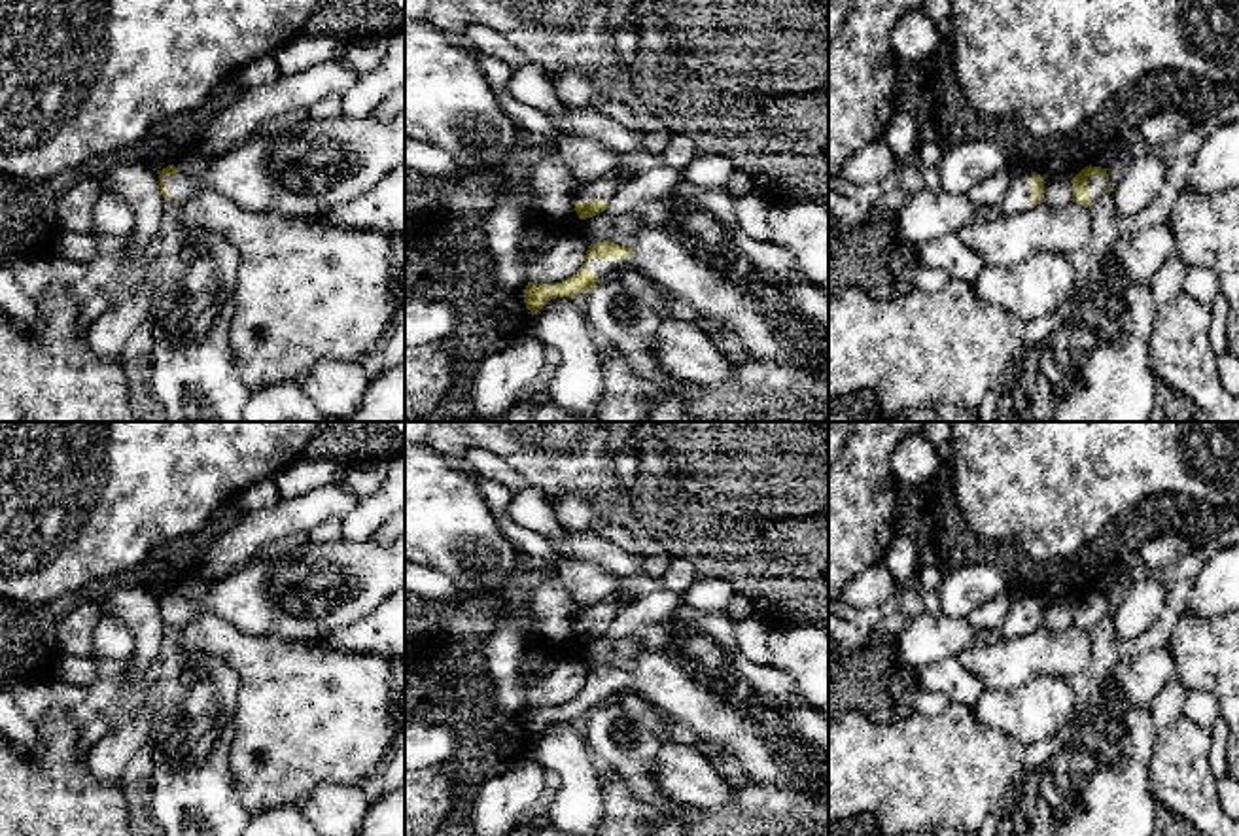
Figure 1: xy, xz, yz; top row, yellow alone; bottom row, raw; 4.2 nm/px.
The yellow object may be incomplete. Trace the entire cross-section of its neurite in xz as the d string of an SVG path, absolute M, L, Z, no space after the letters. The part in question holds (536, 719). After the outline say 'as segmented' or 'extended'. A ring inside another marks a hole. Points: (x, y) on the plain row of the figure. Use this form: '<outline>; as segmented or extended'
M683 607L672 618L637 628L634 639L639 654L632 671L596 666L588 670L583 690L571 702L556 707L528 705L524 726L530 738L537 738L550 723L573 723L600 702L632 690L704 743L730 753L751 781L808 794L829 792L829 721L806 704L783 670L759 666L742 654L728 611Z; extended

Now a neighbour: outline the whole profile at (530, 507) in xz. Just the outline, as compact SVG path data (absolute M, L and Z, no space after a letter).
M528 484L522 492L515 494L509 503L509 516L522 528L528 528L550 541L558 541L562 526L547 499L547 494Z

